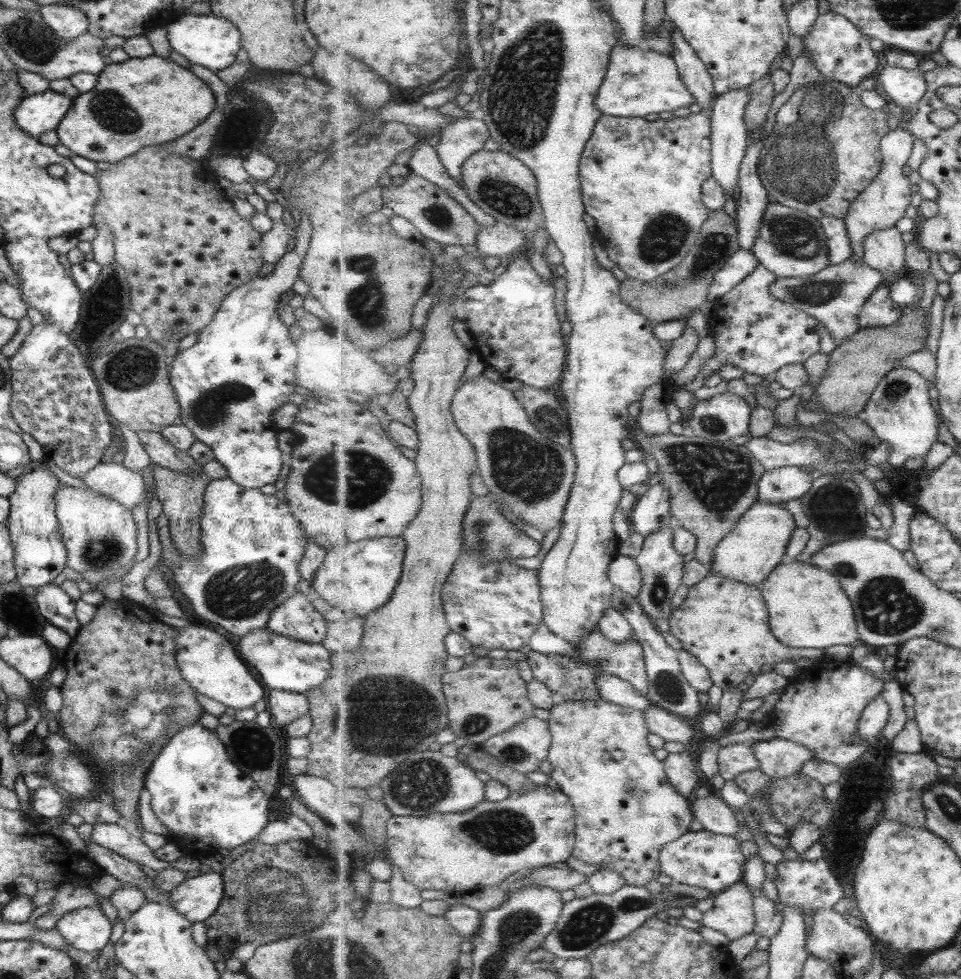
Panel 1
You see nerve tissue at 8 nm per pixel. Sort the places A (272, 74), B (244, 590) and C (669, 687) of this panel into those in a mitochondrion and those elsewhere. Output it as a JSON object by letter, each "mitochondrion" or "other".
{"A":"other","B":"mitochondrion","C":"mitochondrion"}

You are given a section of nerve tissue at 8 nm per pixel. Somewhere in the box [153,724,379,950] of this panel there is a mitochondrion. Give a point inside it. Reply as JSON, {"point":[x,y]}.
{"point":[266,907]}

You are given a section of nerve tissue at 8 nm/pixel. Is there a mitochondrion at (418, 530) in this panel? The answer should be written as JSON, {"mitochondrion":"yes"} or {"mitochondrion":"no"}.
{"mitochondrion":"no"}

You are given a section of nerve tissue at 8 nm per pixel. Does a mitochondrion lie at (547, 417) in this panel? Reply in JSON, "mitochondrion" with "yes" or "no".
{"mitochondrion":"yes"}

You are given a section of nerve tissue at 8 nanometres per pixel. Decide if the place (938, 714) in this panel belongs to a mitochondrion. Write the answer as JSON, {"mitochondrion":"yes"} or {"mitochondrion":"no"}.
{"mitochondrion":"no"}

